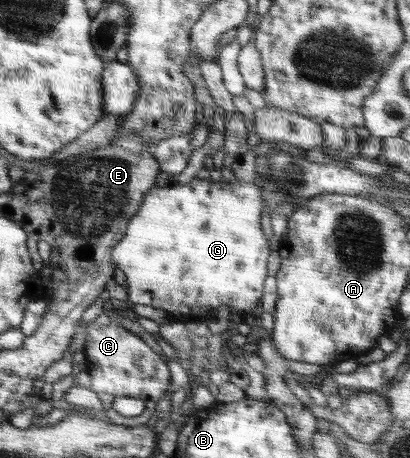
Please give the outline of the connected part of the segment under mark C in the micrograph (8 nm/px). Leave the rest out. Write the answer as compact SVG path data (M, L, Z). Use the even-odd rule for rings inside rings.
M104 313L97 316L85 328L87 334L83 352L86 372L90 377L91 390L98 396L108 421L116 425L136 427L146 424L155 416L156 405L169 388L171 376L168 367L140 337L115 323ZM116 397L136 397L142 399L146 409L138 417L123 417L112 407Z

